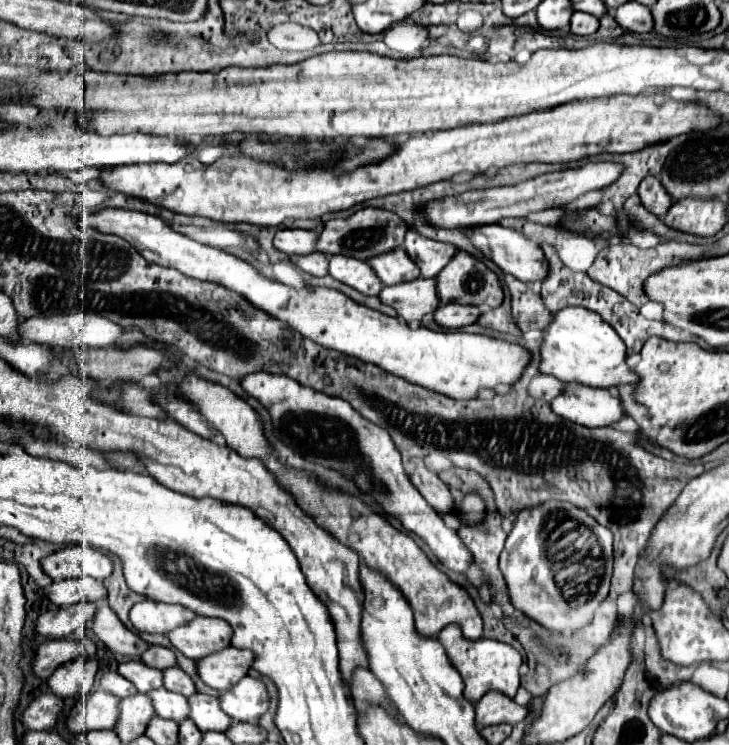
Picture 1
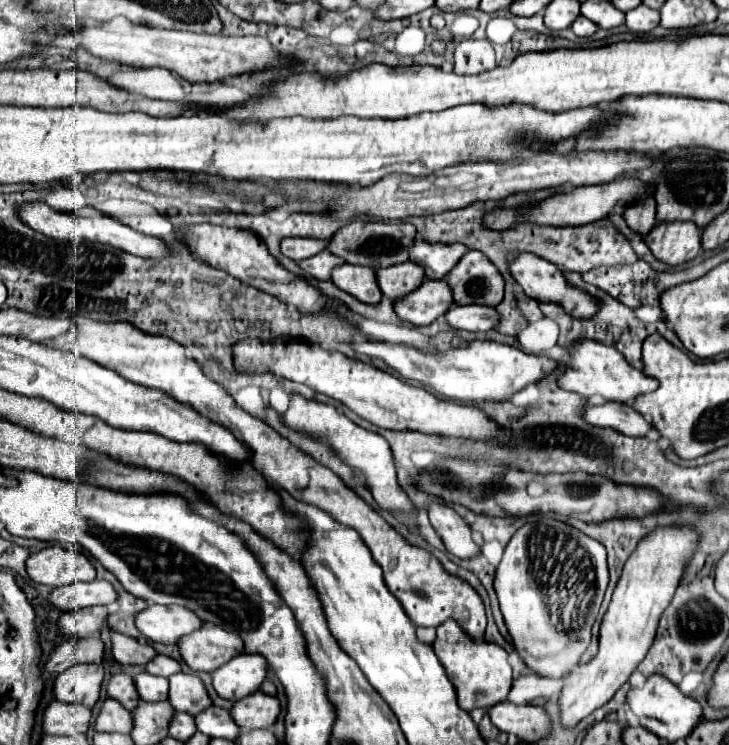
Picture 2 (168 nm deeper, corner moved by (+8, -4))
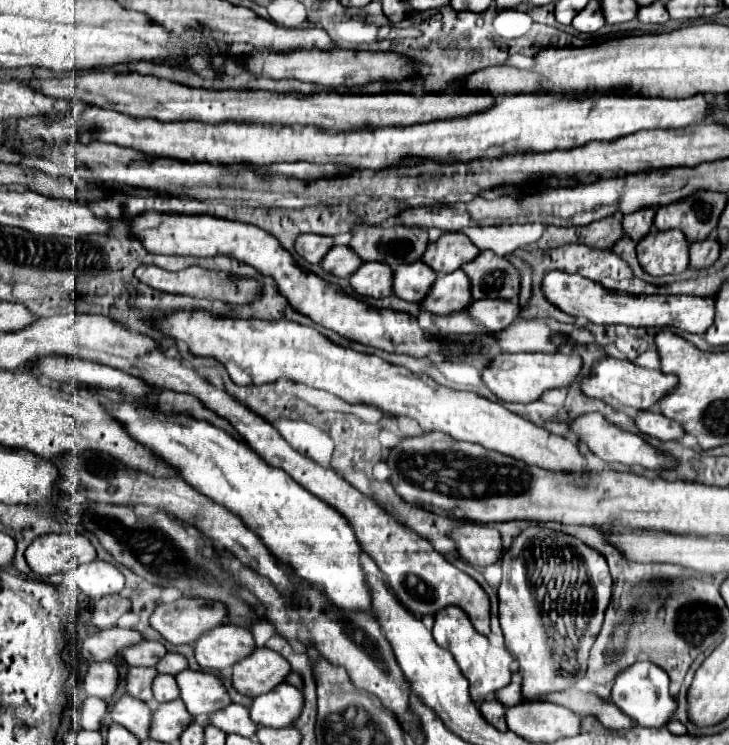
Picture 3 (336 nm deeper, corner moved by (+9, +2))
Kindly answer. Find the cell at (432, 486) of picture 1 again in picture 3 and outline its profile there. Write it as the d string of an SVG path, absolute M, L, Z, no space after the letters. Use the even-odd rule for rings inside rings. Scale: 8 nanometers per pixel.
M461 522L449 536L457 542L459 554L475 566L491 566L505 552L499 530L485 524Z

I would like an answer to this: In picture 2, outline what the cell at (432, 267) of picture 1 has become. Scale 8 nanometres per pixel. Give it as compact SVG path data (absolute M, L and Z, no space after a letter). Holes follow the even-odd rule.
M414 240L410 246L410 260L420 264L430 280L442 280L464 254L464 244L430 244Z

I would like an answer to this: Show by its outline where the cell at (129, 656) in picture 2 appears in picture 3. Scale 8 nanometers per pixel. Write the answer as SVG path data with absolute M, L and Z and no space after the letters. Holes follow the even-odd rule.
M143 640L123 650L123 658L129 666L155 666L165 654L165 646L155 640Z

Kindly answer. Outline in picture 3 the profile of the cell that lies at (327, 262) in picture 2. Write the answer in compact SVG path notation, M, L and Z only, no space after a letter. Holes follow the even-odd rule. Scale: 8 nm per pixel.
M333 246L321 262L327 272L341 278L349 278L349 274L353 274L353 270L357 270L357 266L361 264L361 258L357 258L357 254L349 250L349 246Z

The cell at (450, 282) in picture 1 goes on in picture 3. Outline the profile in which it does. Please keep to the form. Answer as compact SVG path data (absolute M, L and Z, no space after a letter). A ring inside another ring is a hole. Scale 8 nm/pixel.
M483 250L473 262L461 266L471 280L475 300L481 298L513 298L521 288L519 270L503 256Z

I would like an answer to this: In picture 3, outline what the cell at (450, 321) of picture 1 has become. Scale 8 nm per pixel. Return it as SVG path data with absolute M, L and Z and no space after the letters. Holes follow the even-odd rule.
M484 298L475 300L469 306L469 312L491 332L499 332L519 318L521 306L503 298Z

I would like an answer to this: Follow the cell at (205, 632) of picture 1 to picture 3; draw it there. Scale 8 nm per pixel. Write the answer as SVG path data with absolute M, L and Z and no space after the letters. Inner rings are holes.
M223 624L203 634L195 644L195 658L201 668L223 670L247 658L257 648L253 634L235 624Z

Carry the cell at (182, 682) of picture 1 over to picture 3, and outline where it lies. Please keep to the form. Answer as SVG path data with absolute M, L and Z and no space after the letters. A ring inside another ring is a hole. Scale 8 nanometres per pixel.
M187 668L175 678L191 716L211 714L213 710L221 710L221 706L229 706L231 702L225 686L211 672L195 672Z

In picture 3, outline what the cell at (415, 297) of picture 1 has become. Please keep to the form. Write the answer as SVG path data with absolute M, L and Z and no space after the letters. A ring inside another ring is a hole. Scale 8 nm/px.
M455 270L451 274L439 274L431 292L423 300L425 308L431 314L439 316L465 312L469 308L469 302L473 302L473 296L469 294L469 278L461 270Z

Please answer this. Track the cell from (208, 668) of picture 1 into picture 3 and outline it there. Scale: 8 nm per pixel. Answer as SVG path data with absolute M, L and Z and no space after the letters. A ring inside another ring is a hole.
M257 648L249 658L233 666L233 688L257 698L281 684L291 672L289 662L269 648Z

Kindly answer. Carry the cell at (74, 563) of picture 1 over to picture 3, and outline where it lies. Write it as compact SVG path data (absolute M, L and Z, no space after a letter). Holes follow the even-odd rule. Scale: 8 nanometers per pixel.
M77 532L45 534L35 538L25 550L27 564L35 574L67 574L79 564L93 562L97 552L87 536Z

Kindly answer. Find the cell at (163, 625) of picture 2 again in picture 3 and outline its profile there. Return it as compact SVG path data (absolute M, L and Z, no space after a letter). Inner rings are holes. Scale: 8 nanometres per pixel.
M179 598L157 606L157 610L151 614L151 628L171 644L193 644L205 630L221 626L225 618L227 614L221 602Z

